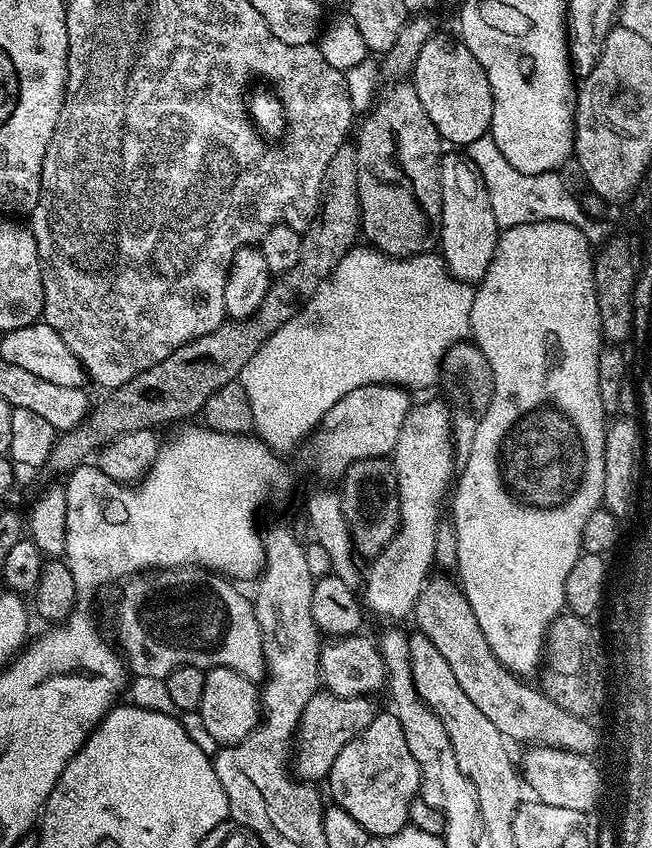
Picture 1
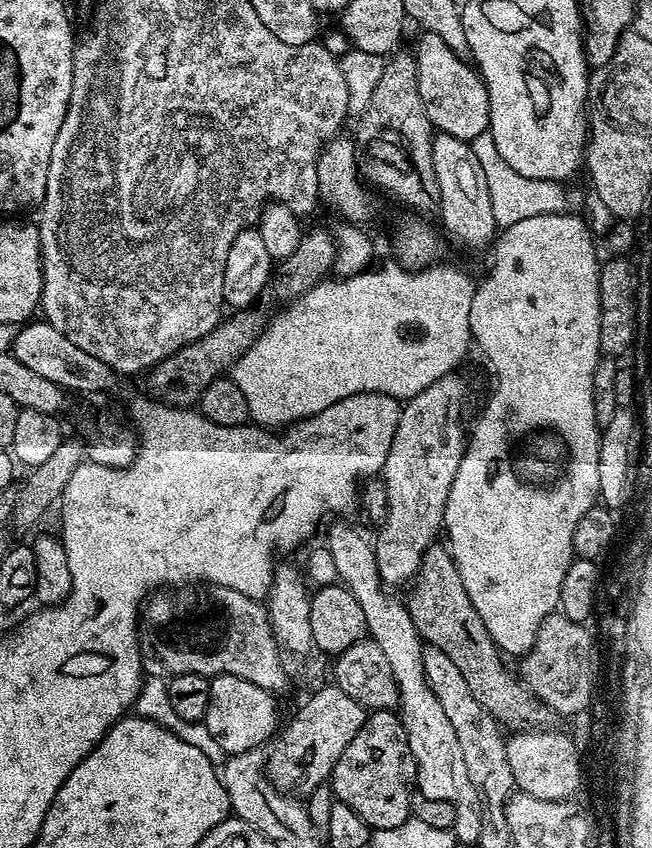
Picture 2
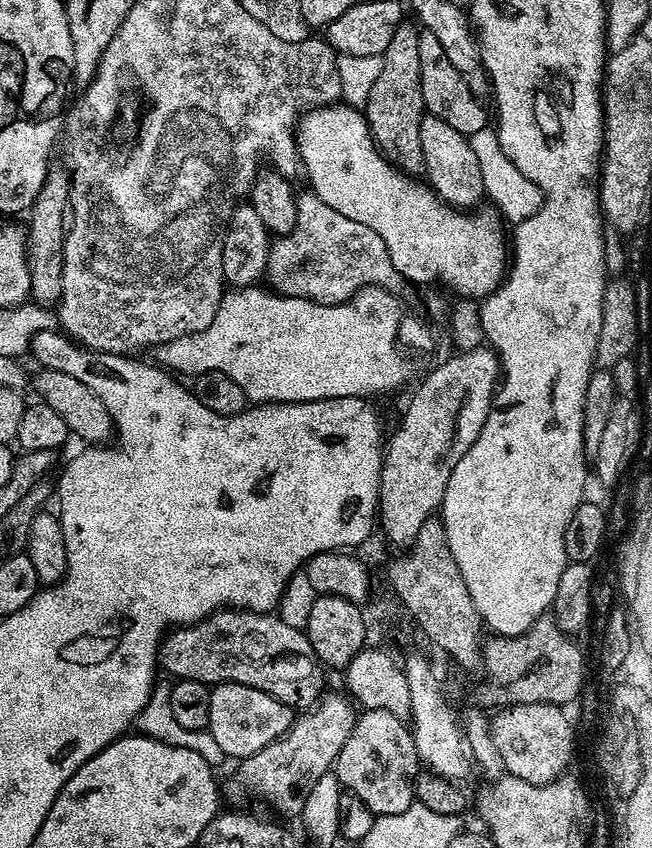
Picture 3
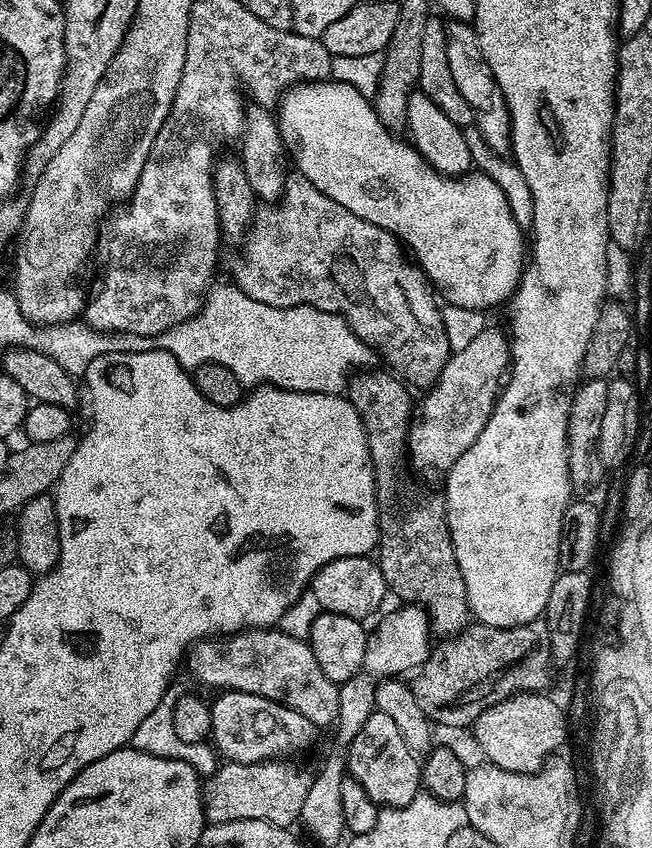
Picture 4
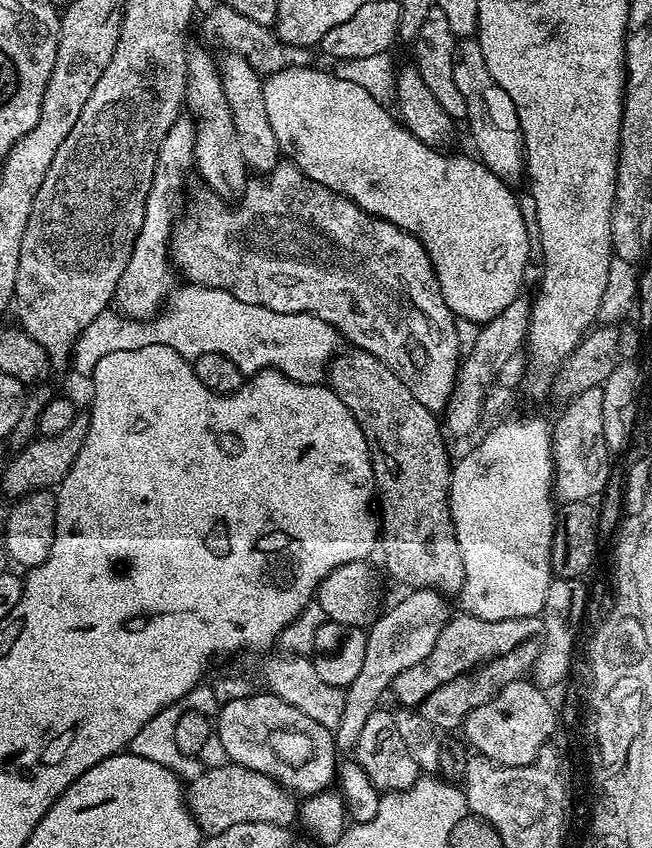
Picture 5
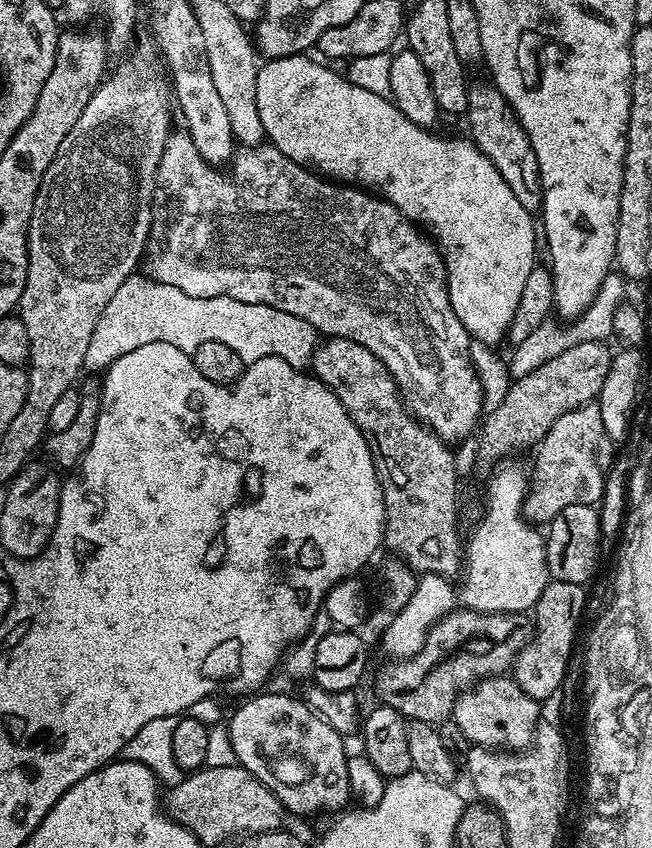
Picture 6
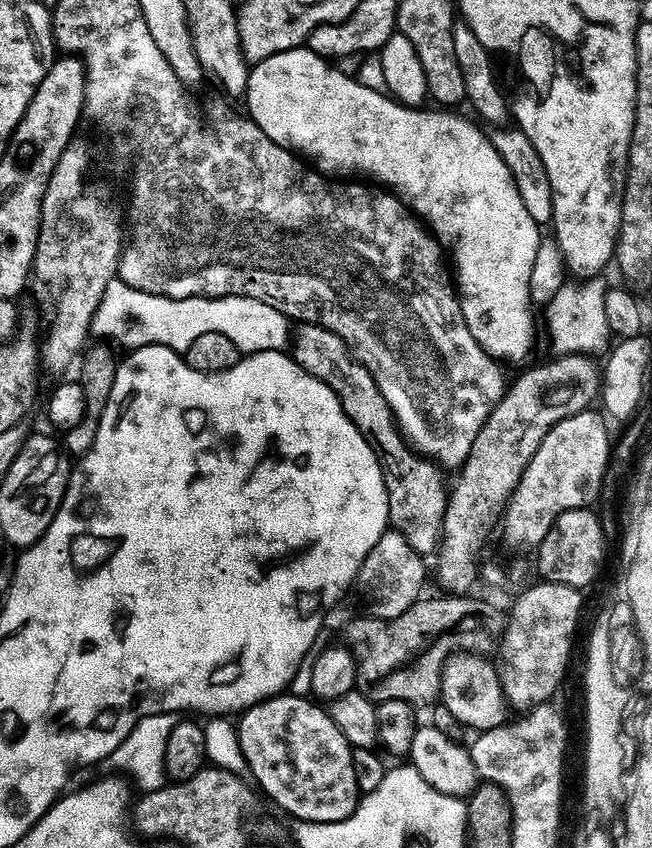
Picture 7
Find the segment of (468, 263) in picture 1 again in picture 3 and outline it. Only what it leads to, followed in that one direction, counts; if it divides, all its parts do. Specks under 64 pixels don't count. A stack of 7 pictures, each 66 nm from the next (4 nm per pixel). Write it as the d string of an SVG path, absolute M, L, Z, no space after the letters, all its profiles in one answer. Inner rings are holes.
M429 116L422 118L422 158L424 166L423 175L433 192L457 210L472 210L484 196L484 183L482 182L482 169L478 167L478 158L474 154L469 137L458 134L442 118Z

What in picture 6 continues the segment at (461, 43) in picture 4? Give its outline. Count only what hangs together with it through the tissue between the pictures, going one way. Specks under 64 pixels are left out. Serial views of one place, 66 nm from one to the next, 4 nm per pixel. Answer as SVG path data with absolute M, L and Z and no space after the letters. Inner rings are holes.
M473 83L468 90L466 119L468 119L468 128L472 131L470 133L472 143L482 154L486 154L486 158L490 158L490 162L494 162L498 174L502 174L503 180L506 181L506 186L514 190L514 198L518 198L518 202L522 202L522 206L526 206L528 212L539 213L542 186L538 158L534 154L534 146L530 146L526 130L520 124L517 109L508 103L508 99L496 89L495 84Z

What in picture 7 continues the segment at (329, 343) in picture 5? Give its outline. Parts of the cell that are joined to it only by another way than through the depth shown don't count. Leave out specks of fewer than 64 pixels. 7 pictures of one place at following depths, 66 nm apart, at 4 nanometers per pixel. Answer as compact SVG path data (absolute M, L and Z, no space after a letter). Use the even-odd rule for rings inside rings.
M119 278L106 286L102 302L92 319L93 337L101 336L101 341L117 340L124 350L141 348L147 344L166 346L170 350L184 353L201 334L226 334L241 354L261 352L262 350L284 350L290 344L289 317L258 302L258 298L245 296L191 296L172 298L154 292L135 288Z

